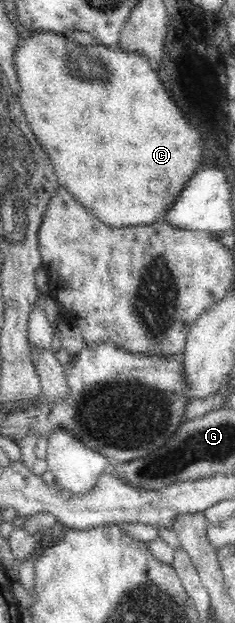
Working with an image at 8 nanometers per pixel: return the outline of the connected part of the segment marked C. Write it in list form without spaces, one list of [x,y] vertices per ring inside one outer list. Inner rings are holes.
[[[31,31],[31,36],[21,39],[21,44],[16,48],[16,71],[18,74],[20,93],[18,103],[28,117],[32,131],[35,133],[40,145],[48,153],[52,162],[55,174],[57,175],[60,186],[64,186],[72,195],[91,210],[99,220],[108,226],[121,227],[151,227],[151,224],[166,221],[169,212],[177,204],[181,192],[188,186],[190,180],[201,168],[203,164],[203,140],[201,132],[195,124],[191,124],[179,106],[179,101],[169,94],[167,84],[164,84],[162,71],[149,64],[148,57],[140,52],[125,52],[119,48],[108,47],[107,45],[82,45],[68,39],[62,32],[54,31]]]

